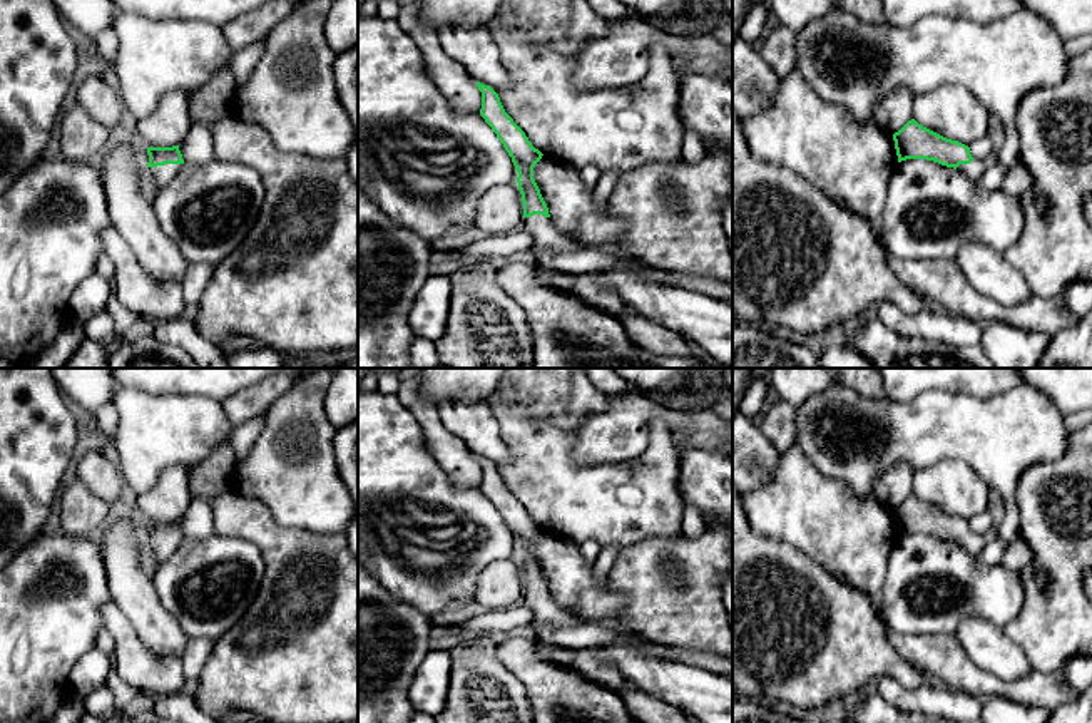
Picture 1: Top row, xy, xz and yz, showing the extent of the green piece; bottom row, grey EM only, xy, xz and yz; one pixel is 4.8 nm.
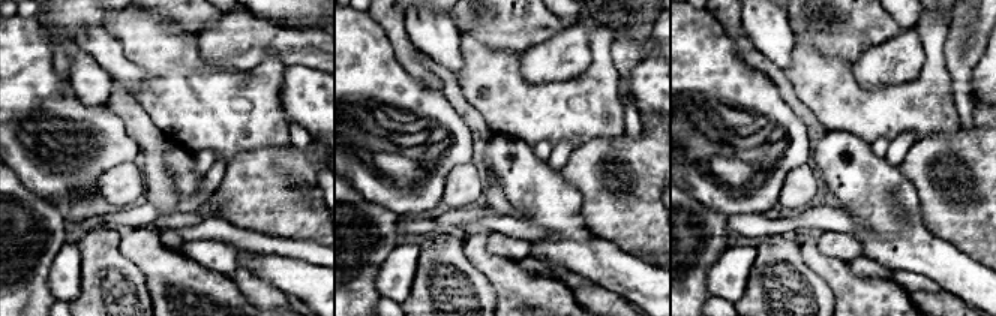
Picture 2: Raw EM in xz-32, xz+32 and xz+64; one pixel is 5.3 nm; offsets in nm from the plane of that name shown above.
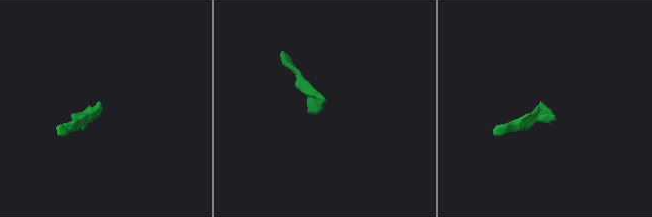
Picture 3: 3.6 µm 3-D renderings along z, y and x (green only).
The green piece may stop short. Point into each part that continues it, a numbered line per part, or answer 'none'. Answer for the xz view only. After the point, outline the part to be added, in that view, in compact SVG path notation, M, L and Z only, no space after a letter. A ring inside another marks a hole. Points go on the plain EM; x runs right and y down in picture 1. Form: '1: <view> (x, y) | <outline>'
1: xz (540, 603) | M542 589L523 592L522 601L533 613L537 623L549 623L560 628L582 624L574 614L559 608L550 592Z

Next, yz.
1: yz (977, 543) | M993 526L988 534L973 534L970 539L960 539L957 544L970 556L978 557L987 544L995 537L998 537L998 531Z

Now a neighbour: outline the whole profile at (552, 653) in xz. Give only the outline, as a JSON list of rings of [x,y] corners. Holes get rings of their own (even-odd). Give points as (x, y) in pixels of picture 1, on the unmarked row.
[[[535,639],[535,656],[559,666],[570,666],[574,659],[574,649]]]

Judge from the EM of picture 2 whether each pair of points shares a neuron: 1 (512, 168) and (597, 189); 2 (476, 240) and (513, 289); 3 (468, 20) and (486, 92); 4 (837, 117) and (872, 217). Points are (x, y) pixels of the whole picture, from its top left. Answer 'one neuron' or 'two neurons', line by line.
1: two neurons
2: one neuron
3: two neurons
4: two neurons

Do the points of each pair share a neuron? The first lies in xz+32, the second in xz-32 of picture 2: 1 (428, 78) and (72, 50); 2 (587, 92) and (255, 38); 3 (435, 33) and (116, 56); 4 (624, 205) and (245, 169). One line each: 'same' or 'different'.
1: same
2: different
3: same
4: same

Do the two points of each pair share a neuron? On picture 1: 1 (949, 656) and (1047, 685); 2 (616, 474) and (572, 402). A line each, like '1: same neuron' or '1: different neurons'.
1: same neuron
2: different neurons

